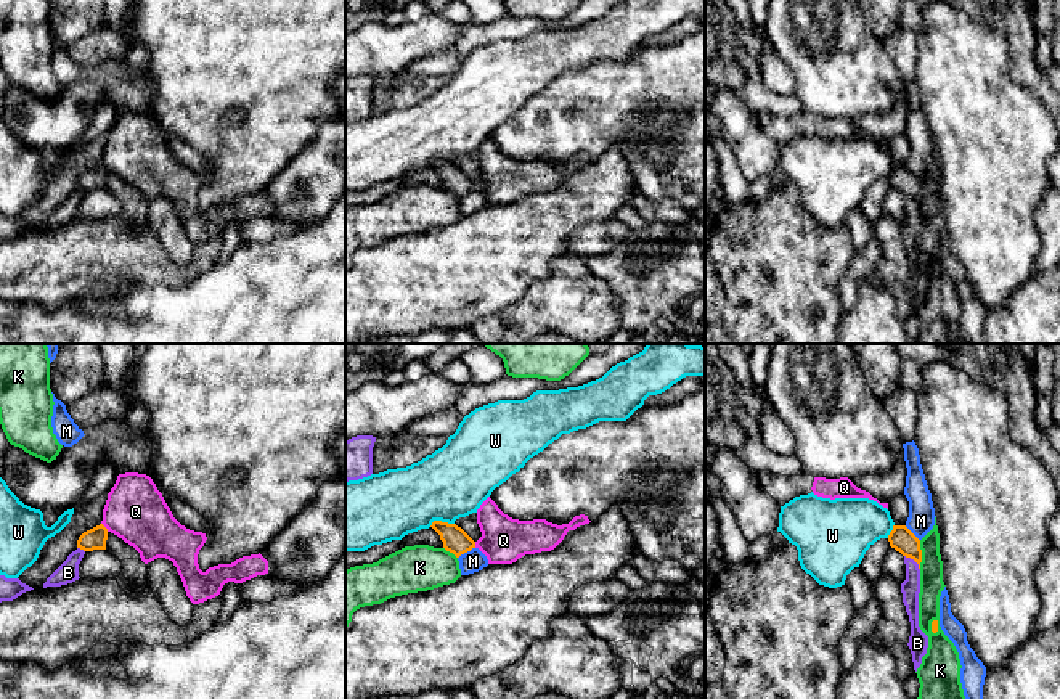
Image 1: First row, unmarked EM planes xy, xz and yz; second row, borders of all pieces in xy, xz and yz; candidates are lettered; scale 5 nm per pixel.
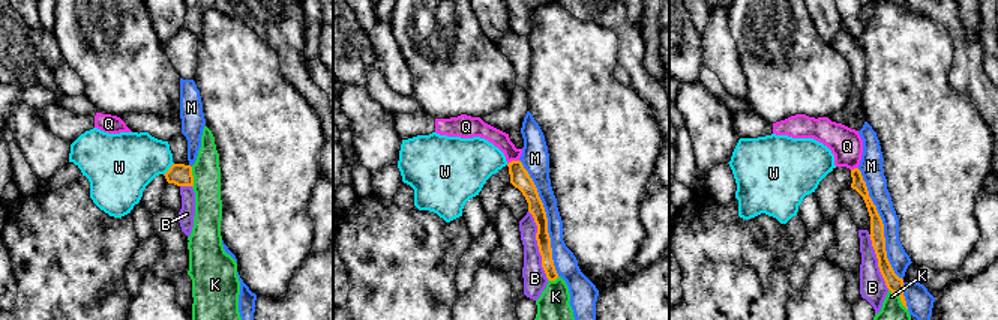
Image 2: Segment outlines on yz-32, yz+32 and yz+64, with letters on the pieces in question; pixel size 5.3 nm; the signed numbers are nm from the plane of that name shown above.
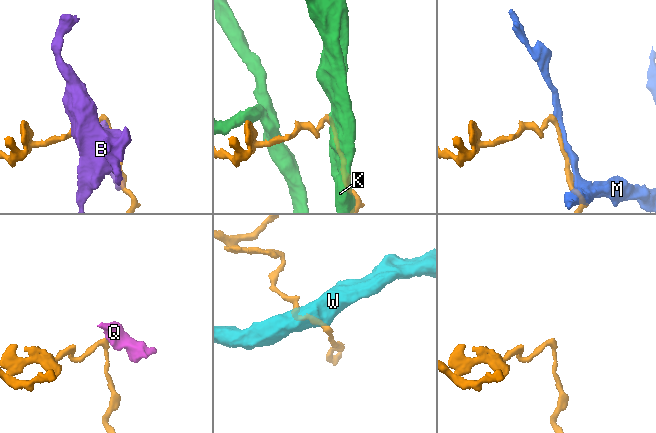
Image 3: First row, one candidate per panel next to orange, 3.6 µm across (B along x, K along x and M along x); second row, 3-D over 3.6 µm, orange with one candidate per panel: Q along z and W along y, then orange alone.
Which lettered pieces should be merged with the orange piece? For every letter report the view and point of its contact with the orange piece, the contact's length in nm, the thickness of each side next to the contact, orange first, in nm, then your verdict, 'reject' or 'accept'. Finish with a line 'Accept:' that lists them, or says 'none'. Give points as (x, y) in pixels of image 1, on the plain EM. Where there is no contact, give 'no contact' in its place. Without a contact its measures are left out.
B: contact yz (914, 200); length 110 nm; calibres 120 and 100 nm; reject
K: contact yz (921, 195); length 140 nm; calibres 120 and 120 nm; reject
M: contact xz (466, 192); length 110 nm; calibres 130 and 110 nm; reject
Q: contact xy (105, 167); length 60 nm; calibres 110 and 300 nm; reject
W: contact xz (440, 161); length 130 nm; calibres 130 and 360 nm; reject
Accept: none

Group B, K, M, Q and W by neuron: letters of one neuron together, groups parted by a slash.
B / K / M / Q / W

